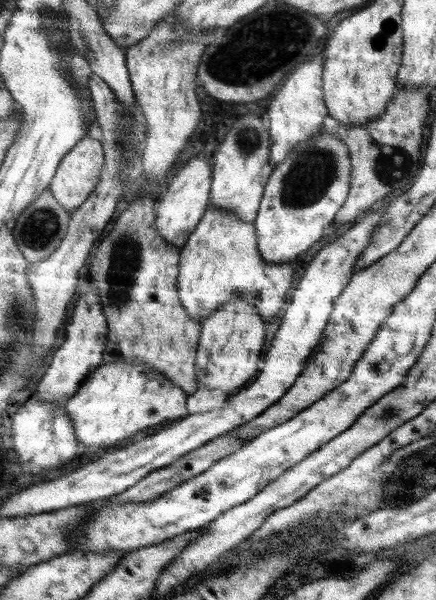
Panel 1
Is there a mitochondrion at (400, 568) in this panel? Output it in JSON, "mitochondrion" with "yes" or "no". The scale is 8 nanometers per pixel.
{"mitochondrion":"no"}

